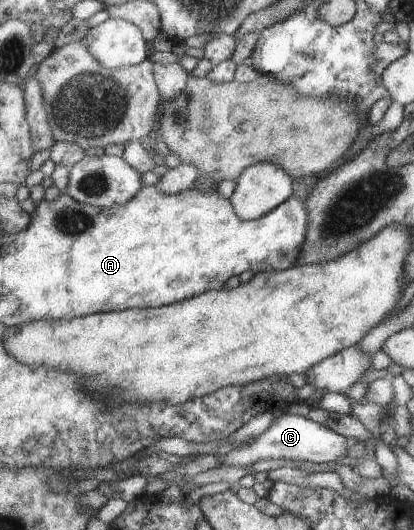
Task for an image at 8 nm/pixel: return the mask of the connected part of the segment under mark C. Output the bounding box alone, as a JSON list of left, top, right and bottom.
[224,415,357,466]

